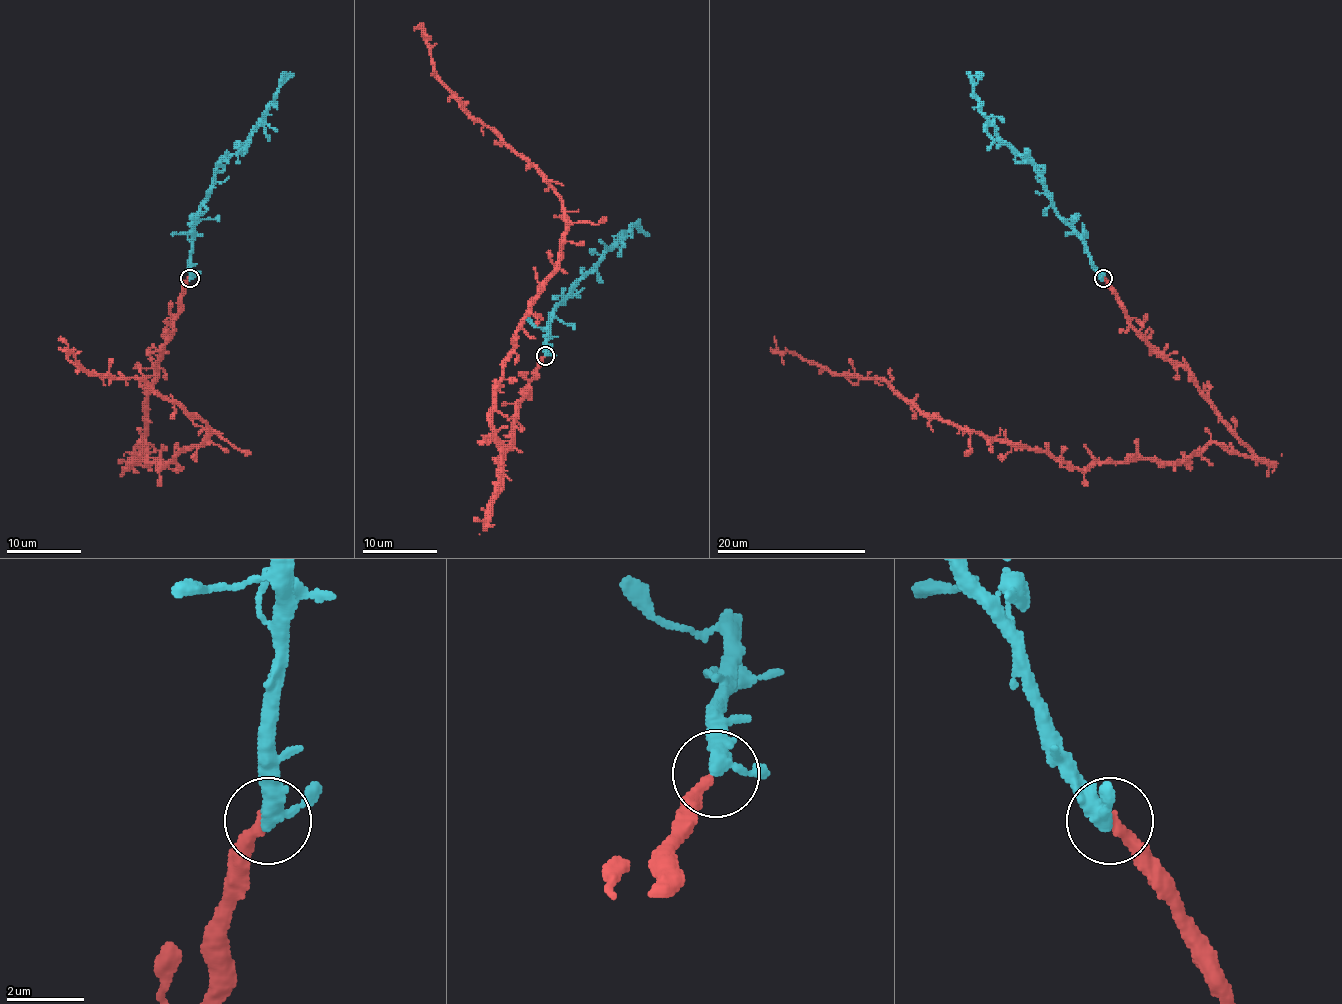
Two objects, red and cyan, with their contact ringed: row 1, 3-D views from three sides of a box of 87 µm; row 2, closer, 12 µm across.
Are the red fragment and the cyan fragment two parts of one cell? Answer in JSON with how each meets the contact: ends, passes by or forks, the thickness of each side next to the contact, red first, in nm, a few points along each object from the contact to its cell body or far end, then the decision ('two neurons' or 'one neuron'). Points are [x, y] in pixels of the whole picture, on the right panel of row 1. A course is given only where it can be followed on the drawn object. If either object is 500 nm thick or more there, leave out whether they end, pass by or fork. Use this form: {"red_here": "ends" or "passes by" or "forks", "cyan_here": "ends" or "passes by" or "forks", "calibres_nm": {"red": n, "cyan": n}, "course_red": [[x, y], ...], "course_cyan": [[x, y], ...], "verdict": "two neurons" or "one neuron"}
{"red_here": "ends", "cyan_here": "passes by", "calibres_nm": {"red": 280, "cyan": 360}, "course_red": [[1102, 279], [1252, 454], [1207, 443], [1177, 461], [1074, 469], [929, 418], [774, 336]], "course_cyan": [[1102, 279], [1086, 241], [1061, 217], [1047, 191], [1043, 176], [998, 135], [976, 99], [974, 85], [983, 73]], "verdict": "one neuron"}

